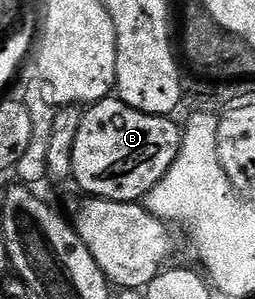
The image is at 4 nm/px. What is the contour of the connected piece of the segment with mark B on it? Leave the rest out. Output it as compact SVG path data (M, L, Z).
M109 96L103 98L100 102L93 102L84 110L84 119L82 120L82 128L78 128L78 137L74 139L74 168L72 169L72 178L82 189L85 195L93 198L105 198L111 202L135 202L147 199L149 192L154 188L154 184L158 184L166 176L166 172L170 172L170 168L174 164L174 160L178 160L178 152L180 145L184 139L181 123L172 122L171 117L161 116L159 114L147 114L146 112L138 112L138 108L130 108L120 99L119 96Z

